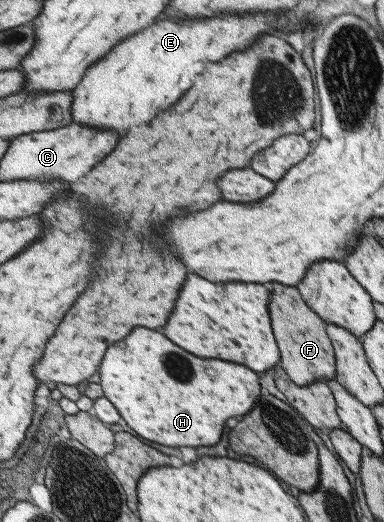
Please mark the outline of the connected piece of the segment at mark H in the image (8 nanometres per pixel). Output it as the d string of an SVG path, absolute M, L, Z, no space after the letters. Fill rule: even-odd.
M137 327L125 341L117 341L109 347L99 375L107 399L117 405L123 419L129 421L141 437L167 447L217 445L223 437L227 421L237 415L247 415L261 395L259 375L253 373L253 369L221 359L199 359L175 345L163 333L145 327Z

